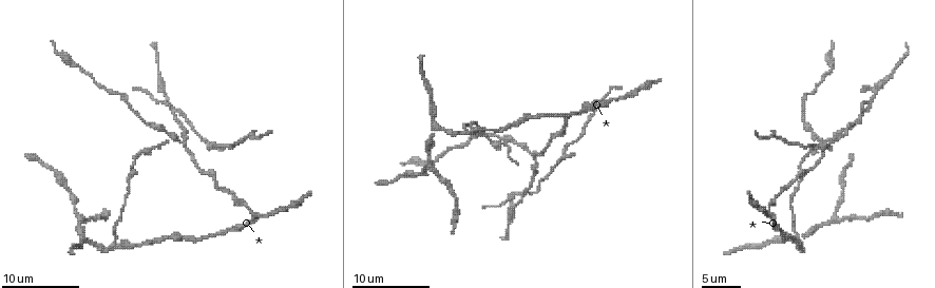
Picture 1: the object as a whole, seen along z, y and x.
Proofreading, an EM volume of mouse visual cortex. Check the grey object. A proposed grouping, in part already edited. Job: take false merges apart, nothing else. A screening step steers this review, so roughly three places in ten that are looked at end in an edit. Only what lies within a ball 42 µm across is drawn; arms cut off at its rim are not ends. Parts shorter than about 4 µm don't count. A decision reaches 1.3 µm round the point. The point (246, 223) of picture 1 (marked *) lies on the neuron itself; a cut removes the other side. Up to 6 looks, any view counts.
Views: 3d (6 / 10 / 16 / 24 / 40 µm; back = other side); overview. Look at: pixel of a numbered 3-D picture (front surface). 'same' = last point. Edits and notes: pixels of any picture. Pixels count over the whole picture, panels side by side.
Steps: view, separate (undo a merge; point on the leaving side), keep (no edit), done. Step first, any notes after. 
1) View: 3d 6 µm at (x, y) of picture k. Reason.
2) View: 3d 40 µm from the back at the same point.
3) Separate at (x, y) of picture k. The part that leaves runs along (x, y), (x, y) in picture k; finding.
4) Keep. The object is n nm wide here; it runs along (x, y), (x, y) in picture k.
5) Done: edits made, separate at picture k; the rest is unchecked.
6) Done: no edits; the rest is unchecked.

View: 3d 10 µm at (116, 243) of picture 1. Three arms meet.

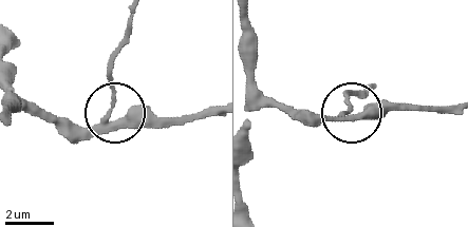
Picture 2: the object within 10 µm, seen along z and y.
Separate at (110, 88) of picture 2. 3 arms meet here; the part that leaves runs along (106, 120), (111, 56), (130, 14) in picture 2; a second neuron is stuck on.

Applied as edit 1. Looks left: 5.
View: overview.

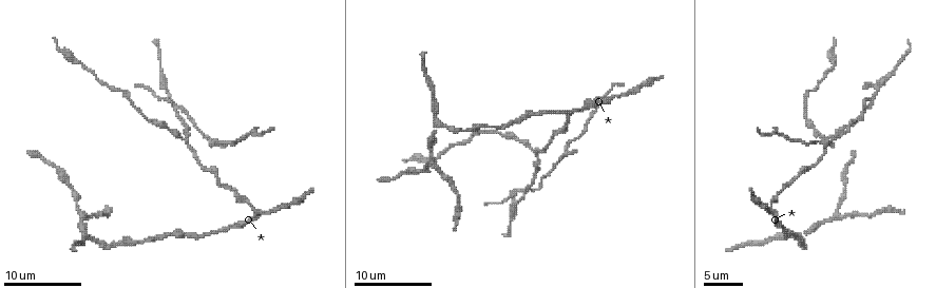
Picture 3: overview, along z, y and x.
View: 3d 10 µm at (607, 97) of picture 3. Three-way junction.

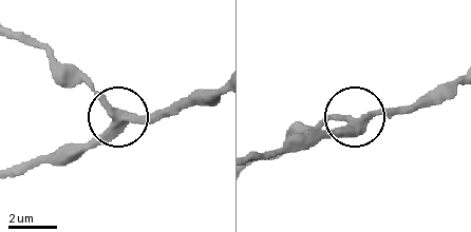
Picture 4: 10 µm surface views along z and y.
Keep. It runs along (330, 129), (354, 117), (410, 111) in picture 4; continuous, no second neuron.

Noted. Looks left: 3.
View: 3d 10 µm at (534, 152) of picture 3. Three-way junction.

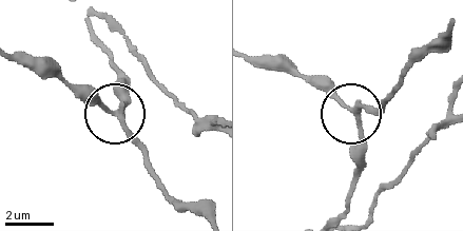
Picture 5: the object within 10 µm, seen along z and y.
Keep. It runs along (197, 214), (161, 186), (137, 137), (79, 85) in picture 5; one neuron here.

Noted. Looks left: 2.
Done: edits made, separate at picture 2; the rest is unchecked.

